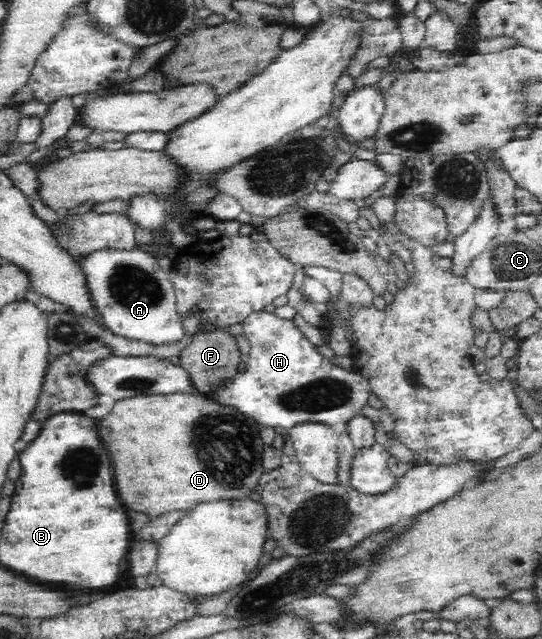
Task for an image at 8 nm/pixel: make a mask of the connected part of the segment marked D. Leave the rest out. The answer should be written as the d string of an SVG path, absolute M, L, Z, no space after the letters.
M168 393L166 395L136 395L136 397L126 397L114 402L110 413L97 419L97 428L102 441L106 443L112 463L114 463L114 479L116 479L116 489L120 499L134 511L144 511L148 515L158 515L170 509L186 509L188 505L194 503L204 503L204 501L218 501L218 499L232 499L238 493L247 494L264 473L263 466L263 443L260 437L262 426L249 415L238 411L235 407L220 405L204 396L192 396L184 393Z

